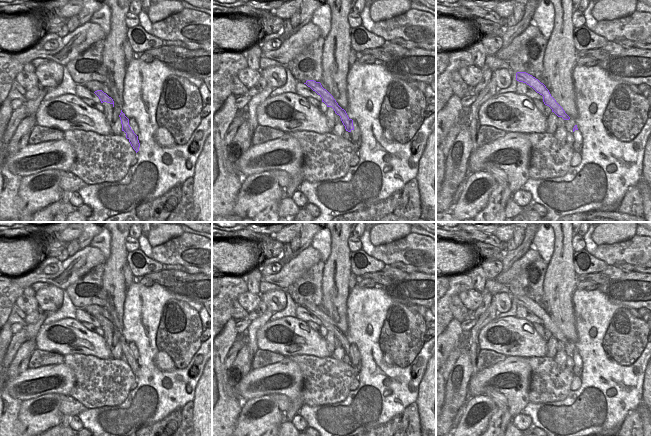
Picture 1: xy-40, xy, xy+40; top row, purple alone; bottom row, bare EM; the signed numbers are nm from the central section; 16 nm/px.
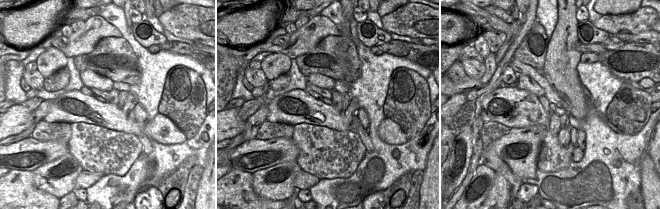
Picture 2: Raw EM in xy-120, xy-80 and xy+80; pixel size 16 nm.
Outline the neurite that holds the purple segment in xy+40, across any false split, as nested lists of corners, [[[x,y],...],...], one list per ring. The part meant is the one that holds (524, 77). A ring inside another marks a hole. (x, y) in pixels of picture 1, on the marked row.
[[[517,72],[516,80],[519,82],[526,83],[530,87],[532,87],[537,93],[542,95],[544,104],[549,106],[552,109],[552,112],[554,112],[558,117],[562,117],[564,120],[570,119],[570,117],[565,113],[563,108],[551,96],[546,86],[538,79],[526,72]]]

